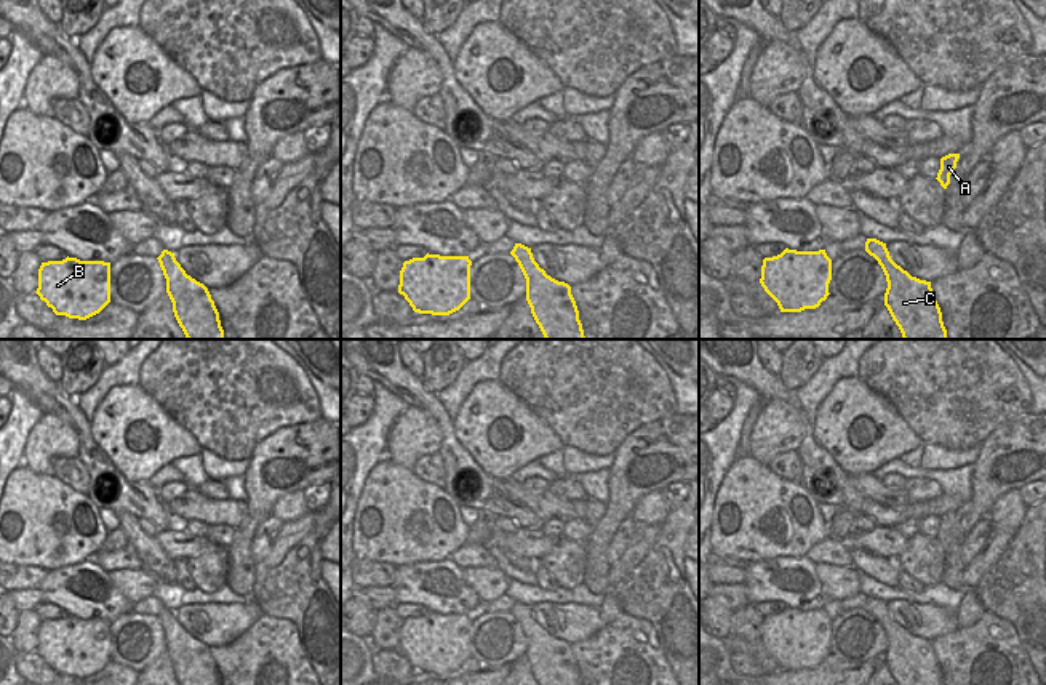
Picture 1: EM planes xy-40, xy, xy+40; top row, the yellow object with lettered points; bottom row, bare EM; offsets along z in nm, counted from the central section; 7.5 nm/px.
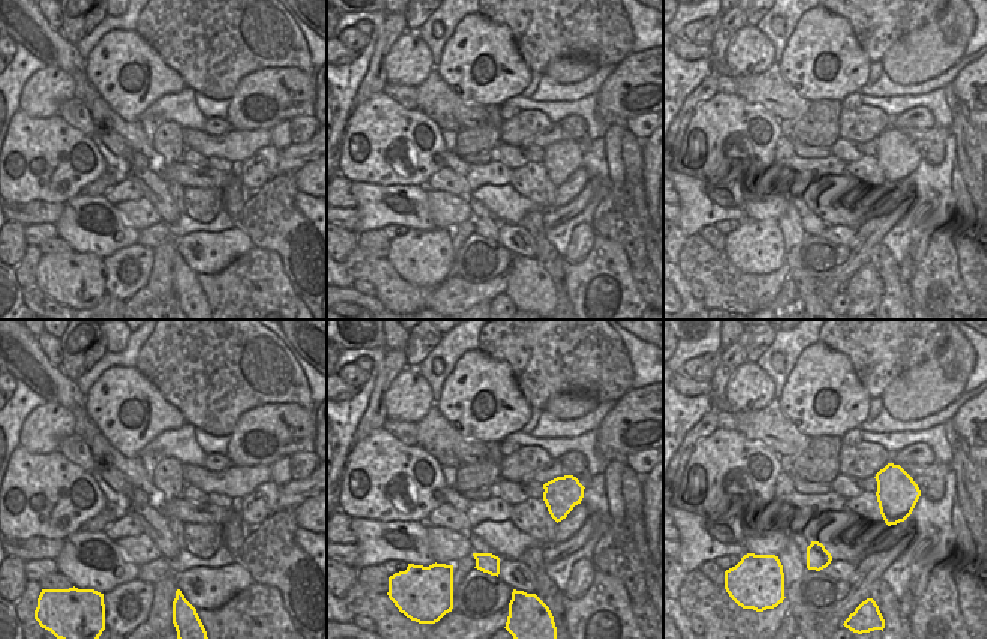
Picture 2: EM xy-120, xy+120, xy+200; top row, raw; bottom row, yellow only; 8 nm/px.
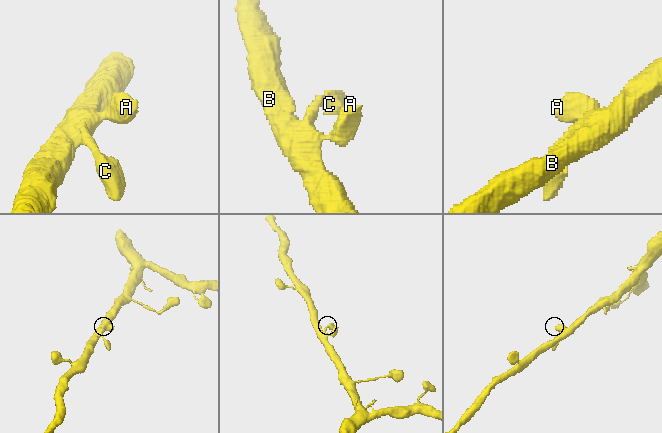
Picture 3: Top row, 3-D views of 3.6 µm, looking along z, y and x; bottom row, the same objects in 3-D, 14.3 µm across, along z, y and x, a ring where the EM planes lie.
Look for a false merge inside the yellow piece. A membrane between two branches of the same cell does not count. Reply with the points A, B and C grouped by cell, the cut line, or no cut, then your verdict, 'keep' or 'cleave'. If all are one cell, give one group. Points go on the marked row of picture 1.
A B C; no cut; keep

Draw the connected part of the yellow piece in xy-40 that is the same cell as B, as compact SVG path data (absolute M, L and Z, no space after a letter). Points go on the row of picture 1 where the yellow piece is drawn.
M69 256L42 262L35 293L56 315L86 320L110 302L110 262Z

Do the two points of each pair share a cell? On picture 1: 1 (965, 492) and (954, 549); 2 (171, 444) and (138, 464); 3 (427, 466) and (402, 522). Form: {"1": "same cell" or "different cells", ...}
{"1": "different cells", "2": "same cell", "3": "different cells"}

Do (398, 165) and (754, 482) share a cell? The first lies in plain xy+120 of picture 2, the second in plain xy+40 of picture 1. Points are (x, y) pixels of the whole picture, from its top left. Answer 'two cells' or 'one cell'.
one cell

